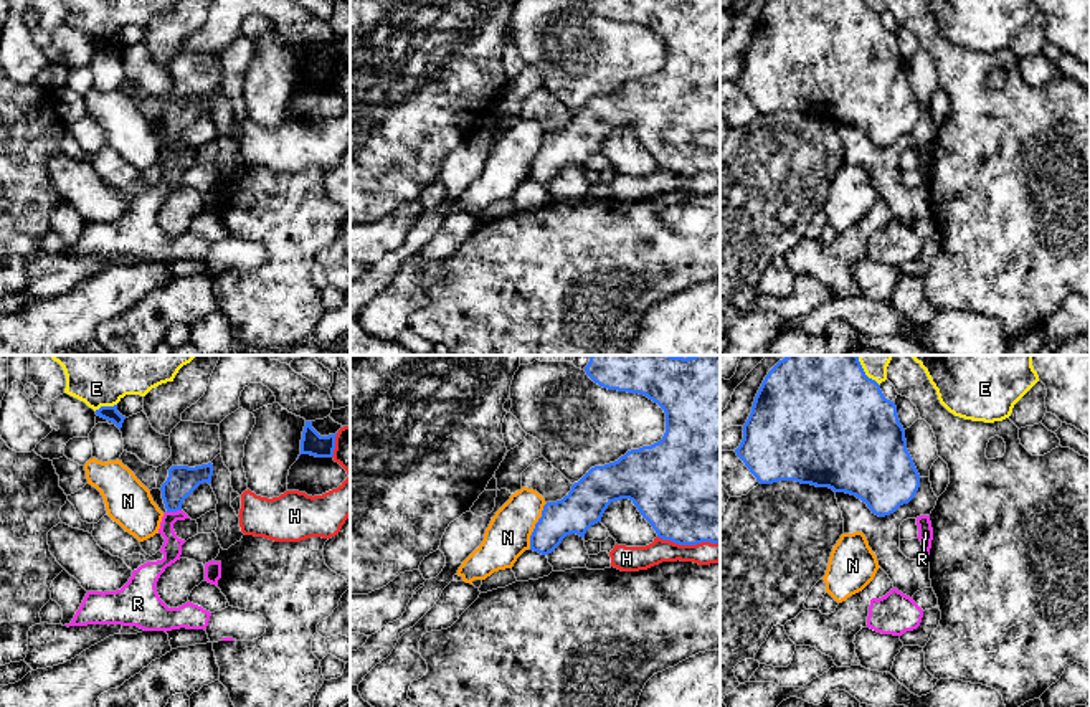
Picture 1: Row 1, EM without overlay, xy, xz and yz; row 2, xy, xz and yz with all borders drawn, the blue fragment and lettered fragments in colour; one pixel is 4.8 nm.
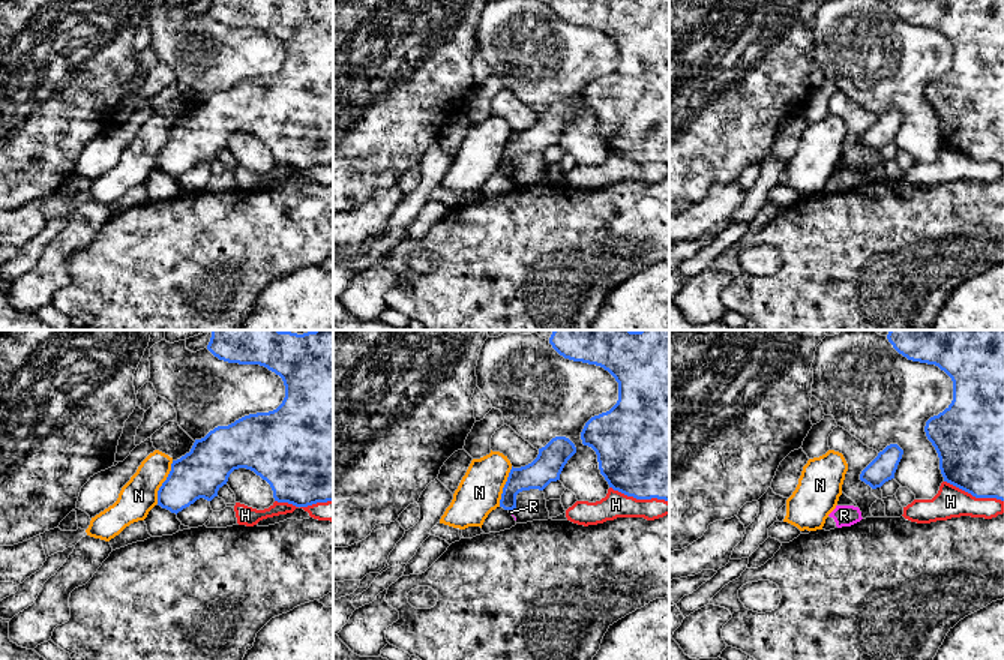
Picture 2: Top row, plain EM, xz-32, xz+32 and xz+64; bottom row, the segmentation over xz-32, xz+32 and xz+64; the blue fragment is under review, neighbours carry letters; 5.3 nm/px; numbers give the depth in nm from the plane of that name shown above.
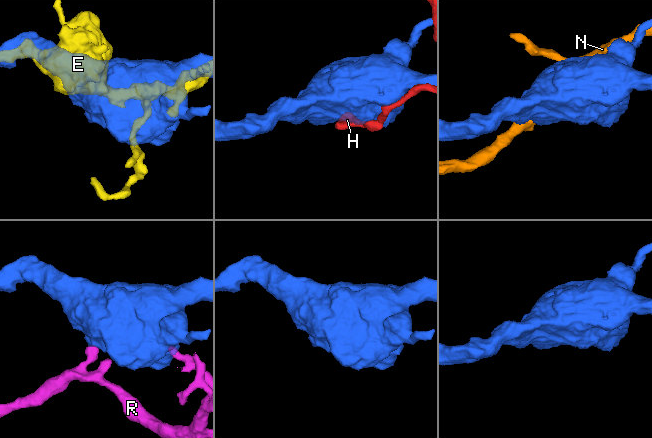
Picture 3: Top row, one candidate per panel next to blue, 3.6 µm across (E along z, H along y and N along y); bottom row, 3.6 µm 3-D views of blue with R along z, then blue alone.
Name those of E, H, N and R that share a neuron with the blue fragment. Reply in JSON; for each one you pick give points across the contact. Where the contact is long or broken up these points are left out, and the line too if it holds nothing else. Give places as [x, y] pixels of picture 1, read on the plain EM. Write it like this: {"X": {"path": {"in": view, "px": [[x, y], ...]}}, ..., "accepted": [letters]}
{"accepted": []}

